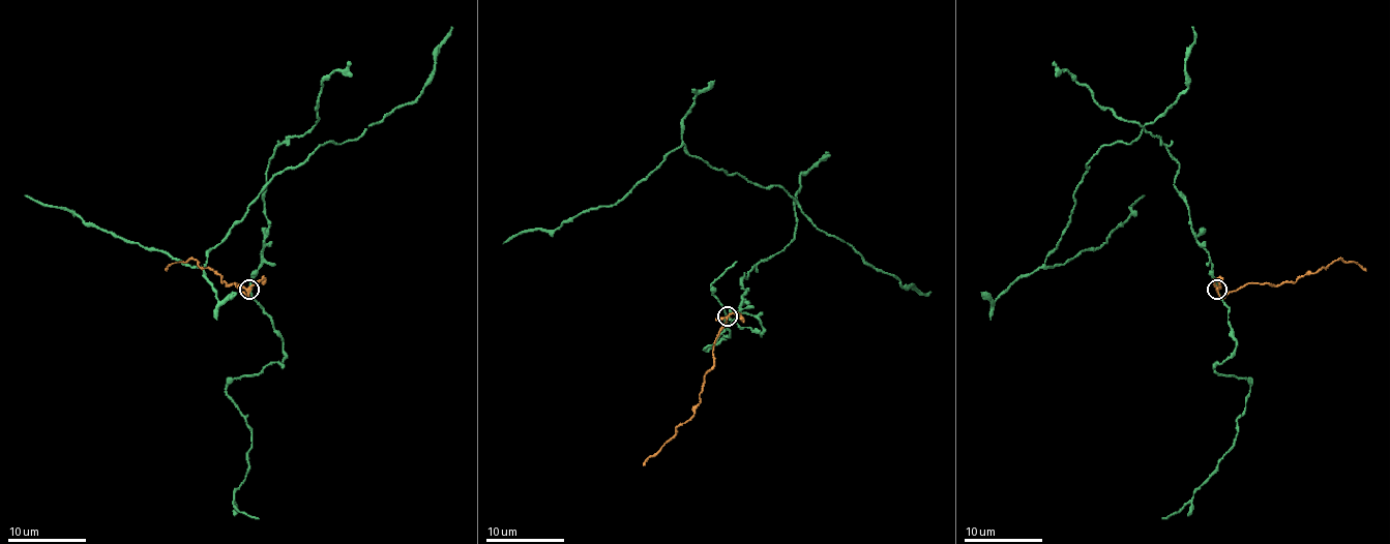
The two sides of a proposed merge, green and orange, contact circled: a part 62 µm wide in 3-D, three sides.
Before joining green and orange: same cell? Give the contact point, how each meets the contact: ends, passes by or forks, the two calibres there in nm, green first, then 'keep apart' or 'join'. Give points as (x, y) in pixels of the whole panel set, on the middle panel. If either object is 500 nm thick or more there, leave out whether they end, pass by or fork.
at (727, 316); green passes by; orange forks there; 200 nm thick on the green side, 200 nm on the other; keep apart

